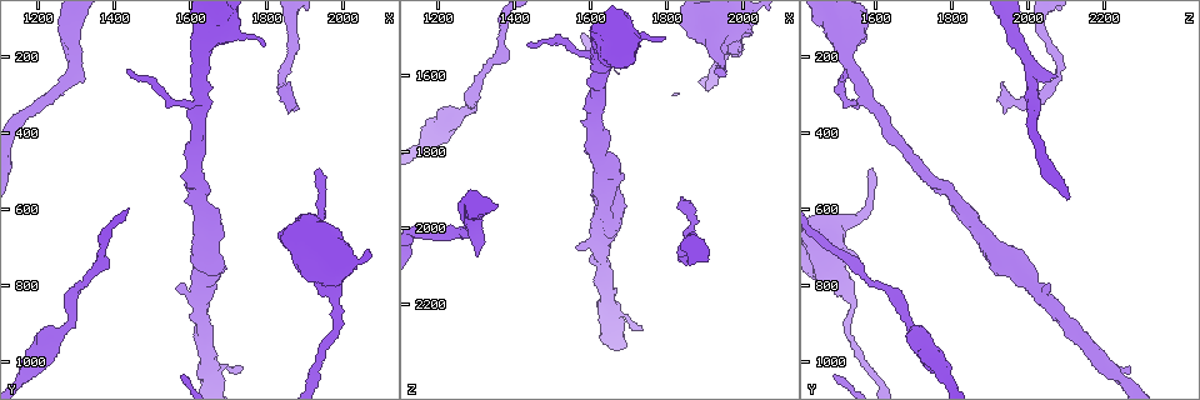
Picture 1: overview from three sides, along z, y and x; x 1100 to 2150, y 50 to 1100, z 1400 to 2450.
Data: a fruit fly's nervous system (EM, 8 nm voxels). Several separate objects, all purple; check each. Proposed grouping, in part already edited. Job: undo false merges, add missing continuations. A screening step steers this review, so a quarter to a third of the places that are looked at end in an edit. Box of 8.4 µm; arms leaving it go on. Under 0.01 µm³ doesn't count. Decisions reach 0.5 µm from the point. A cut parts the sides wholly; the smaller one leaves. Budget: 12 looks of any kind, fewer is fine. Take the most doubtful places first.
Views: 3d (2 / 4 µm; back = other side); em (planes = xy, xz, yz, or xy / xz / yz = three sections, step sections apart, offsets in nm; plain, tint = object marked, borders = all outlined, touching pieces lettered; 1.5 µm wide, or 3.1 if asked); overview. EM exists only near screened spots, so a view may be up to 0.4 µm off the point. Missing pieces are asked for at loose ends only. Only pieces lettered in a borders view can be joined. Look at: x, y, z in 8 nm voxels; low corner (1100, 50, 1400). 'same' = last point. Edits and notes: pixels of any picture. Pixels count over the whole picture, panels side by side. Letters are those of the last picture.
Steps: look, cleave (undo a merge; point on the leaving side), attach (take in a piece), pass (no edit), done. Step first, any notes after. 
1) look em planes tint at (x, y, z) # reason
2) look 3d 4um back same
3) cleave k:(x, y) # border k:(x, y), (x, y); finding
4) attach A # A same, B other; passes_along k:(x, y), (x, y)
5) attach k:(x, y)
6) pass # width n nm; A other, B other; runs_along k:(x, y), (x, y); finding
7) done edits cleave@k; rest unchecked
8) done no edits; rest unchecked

look em yz step 4 borders at (1935, 485, 1595) # an open end

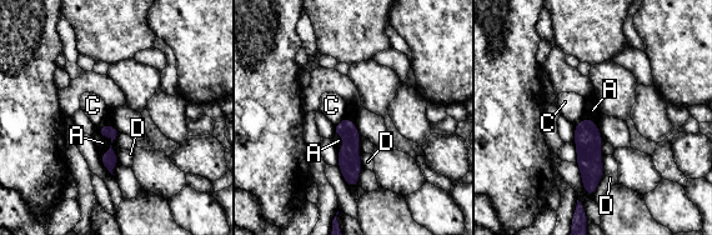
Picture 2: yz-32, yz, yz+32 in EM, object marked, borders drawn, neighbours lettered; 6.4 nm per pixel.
attach A # longest_contact D 260 nm; A same, C other, D other; the cell continues

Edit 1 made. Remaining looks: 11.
look overview # see it whole again

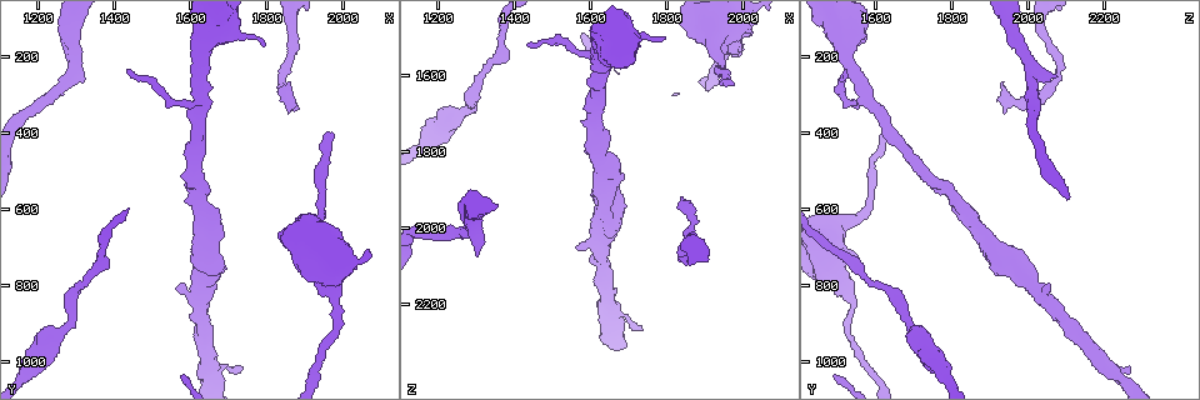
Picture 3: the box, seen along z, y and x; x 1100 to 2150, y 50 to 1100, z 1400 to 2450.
look 3d 4um at (1305, 245, 2070)

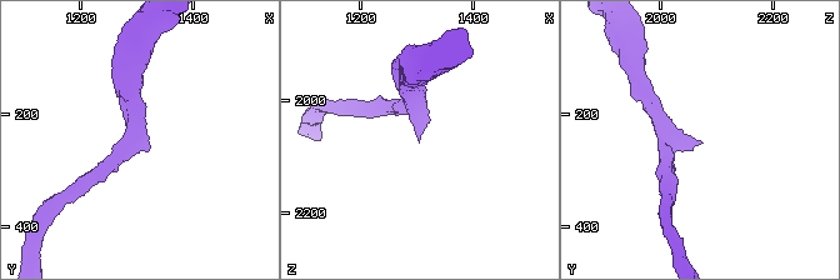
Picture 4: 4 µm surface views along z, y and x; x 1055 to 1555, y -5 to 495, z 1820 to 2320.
look em planes borders at (1310, 255, 2075)

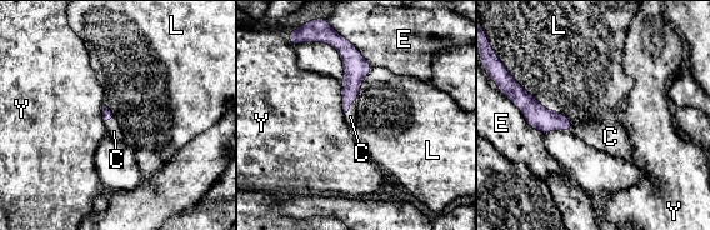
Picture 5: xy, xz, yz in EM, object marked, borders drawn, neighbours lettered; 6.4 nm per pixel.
attach C # longest_contact L 460 nm; C same, E other, L other, Y other; passes_along 5:(355, 69), (349, 106), (350, 116); it goes on there

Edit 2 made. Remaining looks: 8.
look em xy step 4 tint at (1330, 775, 1570) # thin neck

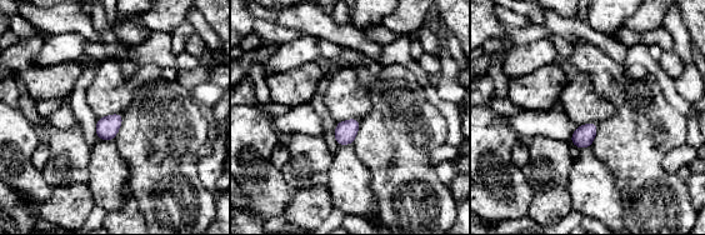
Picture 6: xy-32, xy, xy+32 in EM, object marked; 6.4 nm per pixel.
look em yz step 8 tint same

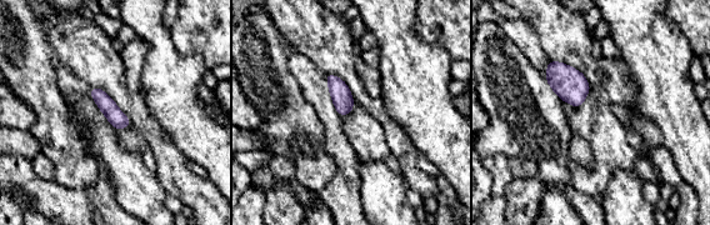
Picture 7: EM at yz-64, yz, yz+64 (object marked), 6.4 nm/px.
look em yz step 8 borders same

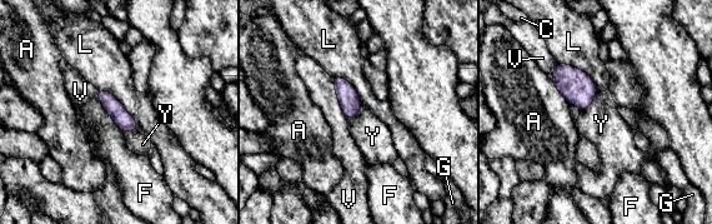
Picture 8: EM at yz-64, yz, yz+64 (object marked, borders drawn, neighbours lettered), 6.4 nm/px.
pass # width 110 nm; A other, C other, F other, G other, L other, V other, Y other; border 8:(96, 95), (104, 109), (121, 130); all the same cell

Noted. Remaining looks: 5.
done edits attach@2, attach@5; rest unchecked

